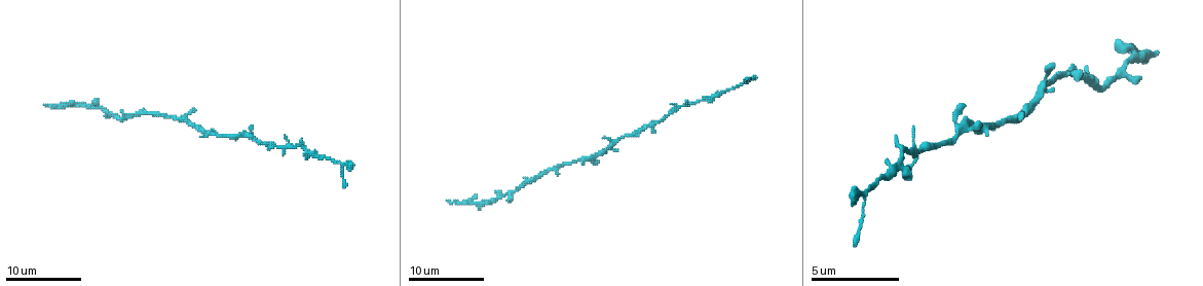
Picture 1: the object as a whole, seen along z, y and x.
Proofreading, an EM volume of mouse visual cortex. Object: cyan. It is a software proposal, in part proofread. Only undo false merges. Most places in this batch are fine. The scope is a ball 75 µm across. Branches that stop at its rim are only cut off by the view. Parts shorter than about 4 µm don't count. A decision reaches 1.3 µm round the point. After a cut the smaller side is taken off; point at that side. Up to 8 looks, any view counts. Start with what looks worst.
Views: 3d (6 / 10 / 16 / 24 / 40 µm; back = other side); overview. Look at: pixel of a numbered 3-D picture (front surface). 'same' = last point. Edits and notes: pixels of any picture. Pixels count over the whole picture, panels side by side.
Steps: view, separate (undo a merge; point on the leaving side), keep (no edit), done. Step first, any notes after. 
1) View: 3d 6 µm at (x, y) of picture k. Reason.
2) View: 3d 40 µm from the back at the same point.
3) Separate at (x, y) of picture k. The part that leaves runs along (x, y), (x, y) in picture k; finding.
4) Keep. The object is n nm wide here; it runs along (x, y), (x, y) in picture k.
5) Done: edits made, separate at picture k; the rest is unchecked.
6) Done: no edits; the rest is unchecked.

View: 3d 10 µm at (608, 147) of picture 1. Side arm on a straight run.

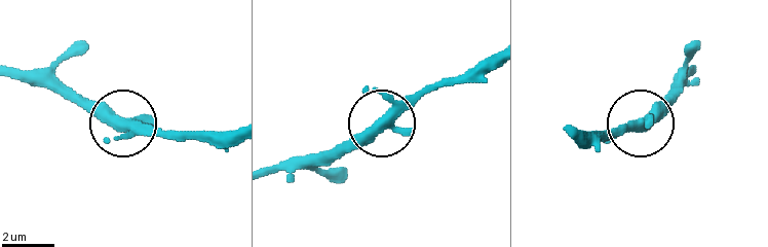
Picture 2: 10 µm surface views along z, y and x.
View: 3d 10 µm from the back at (377, 124) of picture 2.

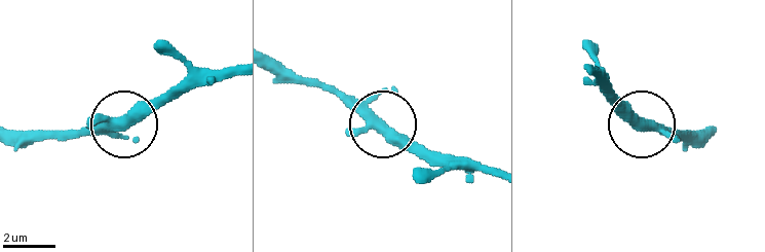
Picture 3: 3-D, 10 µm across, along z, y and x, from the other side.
Keep. It runs along (115, 119), (132, 123), (163, 95) in picture 3; all the same neuron.

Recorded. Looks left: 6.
View: 3d 6 µm at (683, 106) of picture 1. Four arms meet.

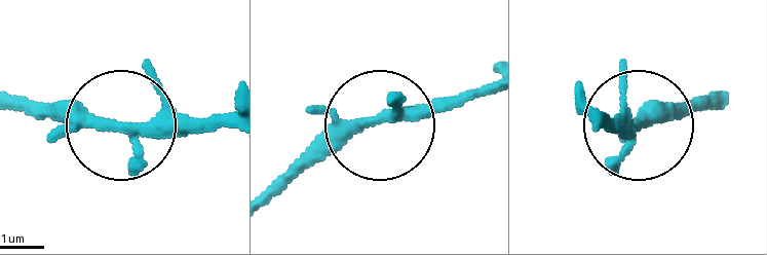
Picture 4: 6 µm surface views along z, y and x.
View: 3d 6 µm from the back at (111, 125) of picture 4.

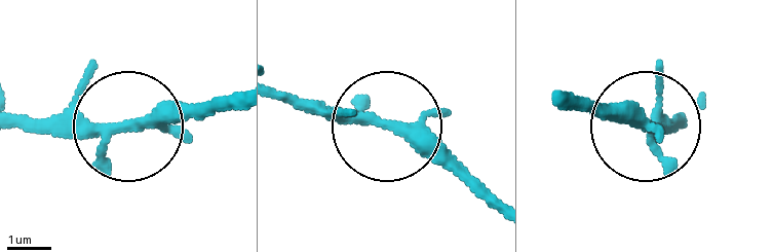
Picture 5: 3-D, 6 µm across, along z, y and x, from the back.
Keep. It runs along (561, 101), (674, 122) in picture 5; continuous, no second neuron.

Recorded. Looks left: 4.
View: 3d 10 µm at (864, 207) of picture 1. Side arm on a straight run.

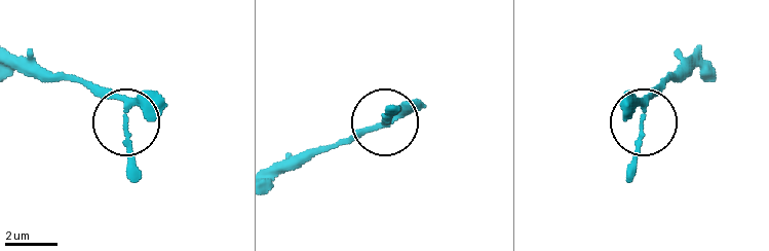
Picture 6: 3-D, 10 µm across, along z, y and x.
Keep. 3 arms meet here; it runs along (694, 47), (650, 97), (628, 180) in picture 6; all the same neuron.

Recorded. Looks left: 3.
View: 3d 6 µm at (958, 129) of picture 1. Thin arm on a thick one.

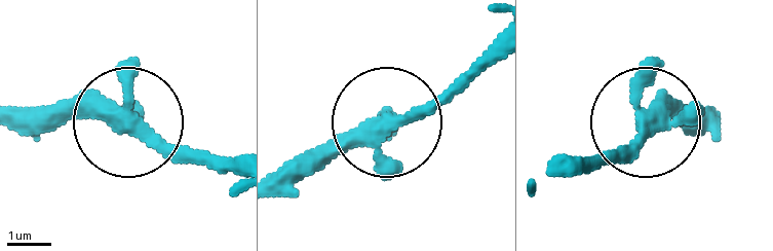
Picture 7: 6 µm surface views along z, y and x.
Keep. It runs along (276, 191), (471, 69) in picture 7; one neuron here.

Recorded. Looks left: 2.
Done: no edits; the rest is unchecked.

